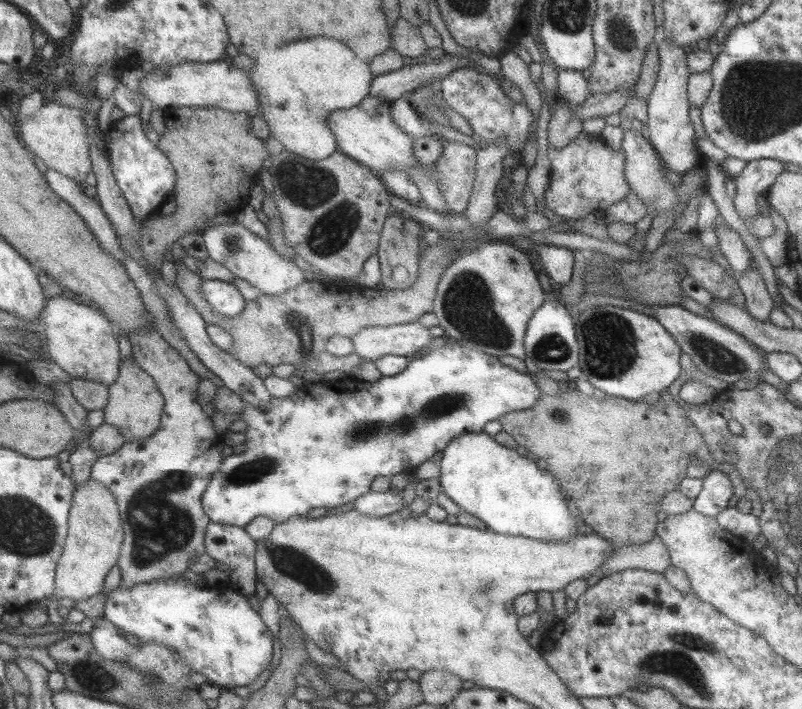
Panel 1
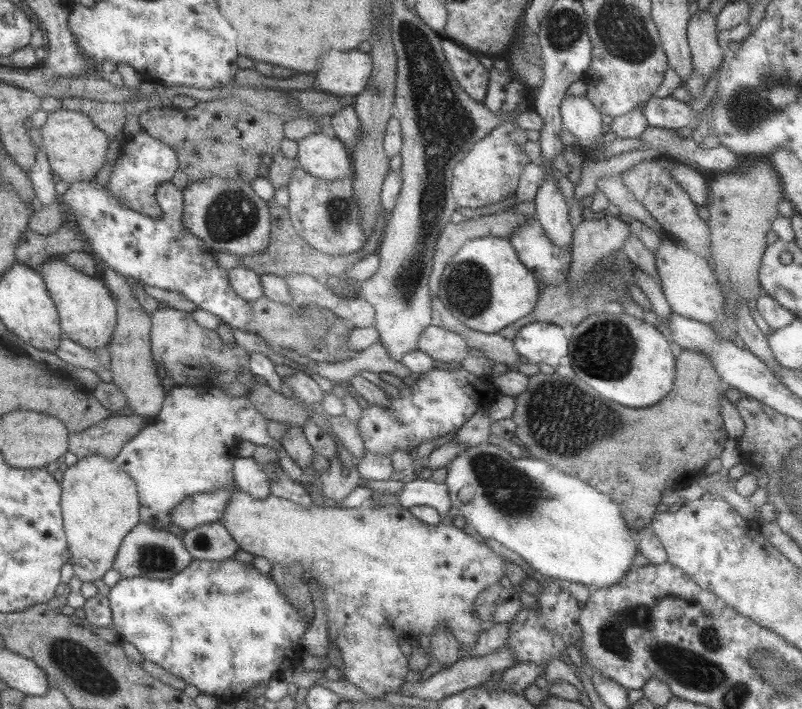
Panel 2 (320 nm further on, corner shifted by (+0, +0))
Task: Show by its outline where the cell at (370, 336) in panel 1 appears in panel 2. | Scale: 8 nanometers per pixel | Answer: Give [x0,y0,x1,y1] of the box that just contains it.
[416,324,470,363]

